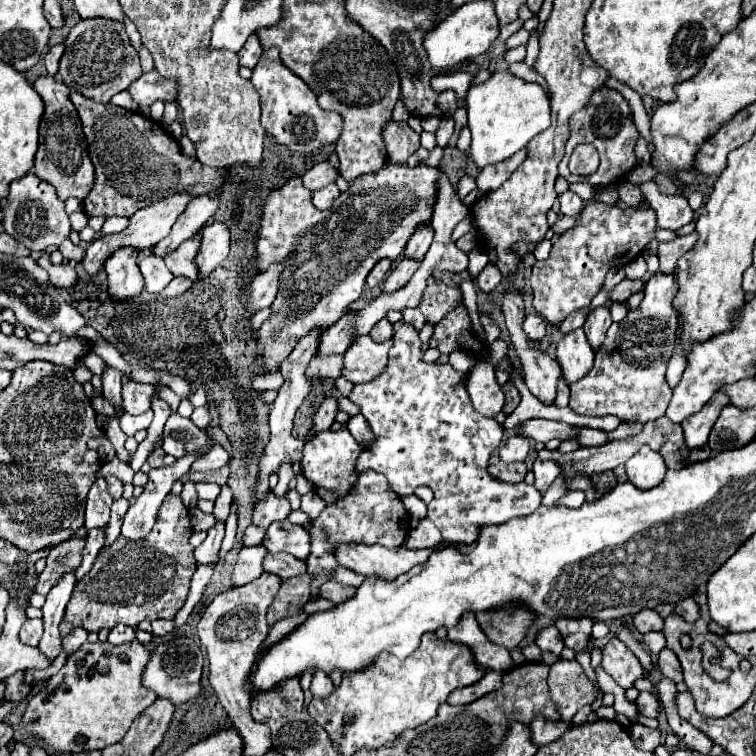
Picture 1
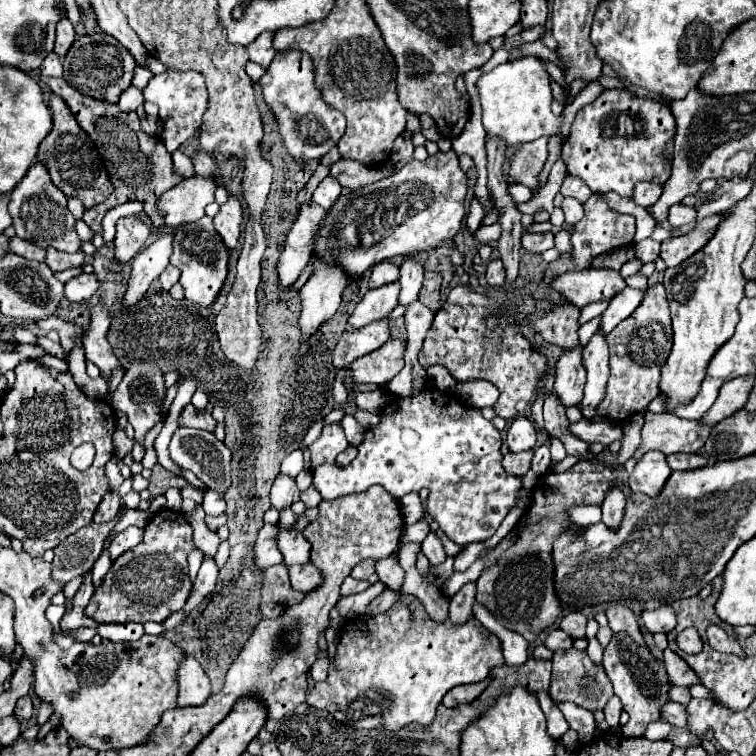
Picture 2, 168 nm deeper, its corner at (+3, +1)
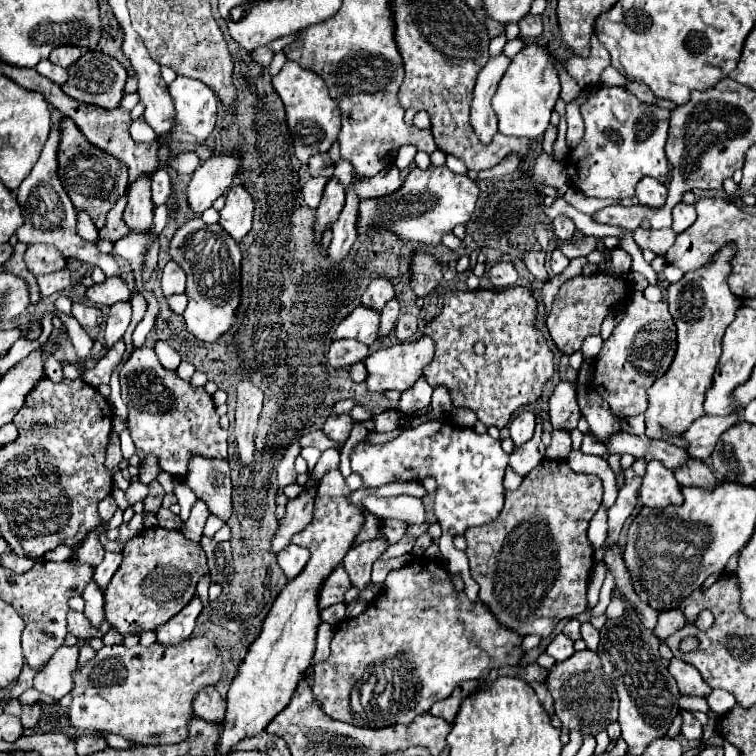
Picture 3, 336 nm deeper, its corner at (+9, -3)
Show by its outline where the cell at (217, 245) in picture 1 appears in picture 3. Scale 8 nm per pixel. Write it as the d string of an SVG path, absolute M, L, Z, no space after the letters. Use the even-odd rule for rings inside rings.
M233 186L227 194L225 208L219 214L221 214L219 218L221 228L235 242L241 242L241 238L251 230L251 218L253 218L253 200L249 192L243 186Z

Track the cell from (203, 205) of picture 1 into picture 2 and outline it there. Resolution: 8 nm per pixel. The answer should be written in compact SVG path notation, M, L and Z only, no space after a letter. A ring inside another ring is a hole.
M161 236L133 258L127 292L123 296L123 308L135 306L147 292L153 278L165 270L171 256L171 240L171 236Z

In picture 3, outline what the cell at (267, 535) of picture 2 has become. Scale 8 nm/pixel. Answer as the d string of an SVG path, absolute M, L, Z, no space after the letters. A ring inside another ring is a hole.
M309 480L309 484L307 484L309 486L307 494L295 498L295 500L289 500L285 518L279 520L277 532L271 538L271 552L273 554L277 554L285 546L289 546L293 534L305 530L305 526L311 522L311 518L313 518L313 496L315 496L311 484L313 484L313 480Z

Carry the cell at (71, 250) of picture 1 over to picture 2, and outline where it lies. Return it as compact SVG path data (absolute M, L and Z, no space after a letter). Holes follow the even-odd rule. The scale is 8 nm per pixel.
M47 248L47 266L53 272L63 272L67 268L77 268L83 264L83 252L75 252L75 254L67 254L67 252L59 252L55 248Z

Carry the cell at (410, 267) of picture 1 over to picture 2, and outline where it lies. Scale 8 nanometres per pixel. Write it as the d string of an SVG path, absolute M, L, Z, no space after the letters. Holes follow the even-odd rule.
M399 282L369 290L355 306L347 324L353 328L363 328L375 320L389 318L389 314L397 306L397 296L399 296Z

